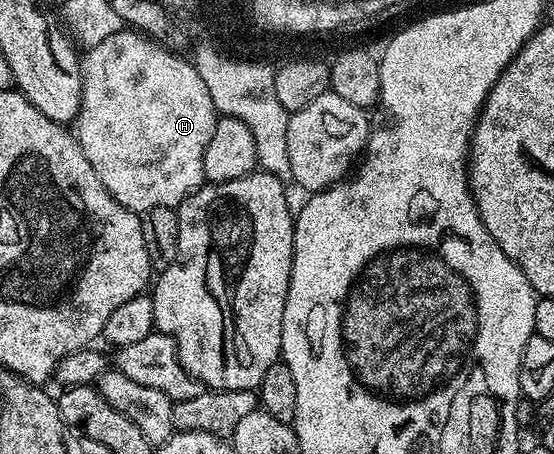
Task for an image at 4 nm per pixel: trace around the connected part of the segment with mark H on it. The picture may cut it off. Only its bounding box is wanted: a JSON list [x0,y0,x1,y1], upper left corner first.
[74,28,218,212]

